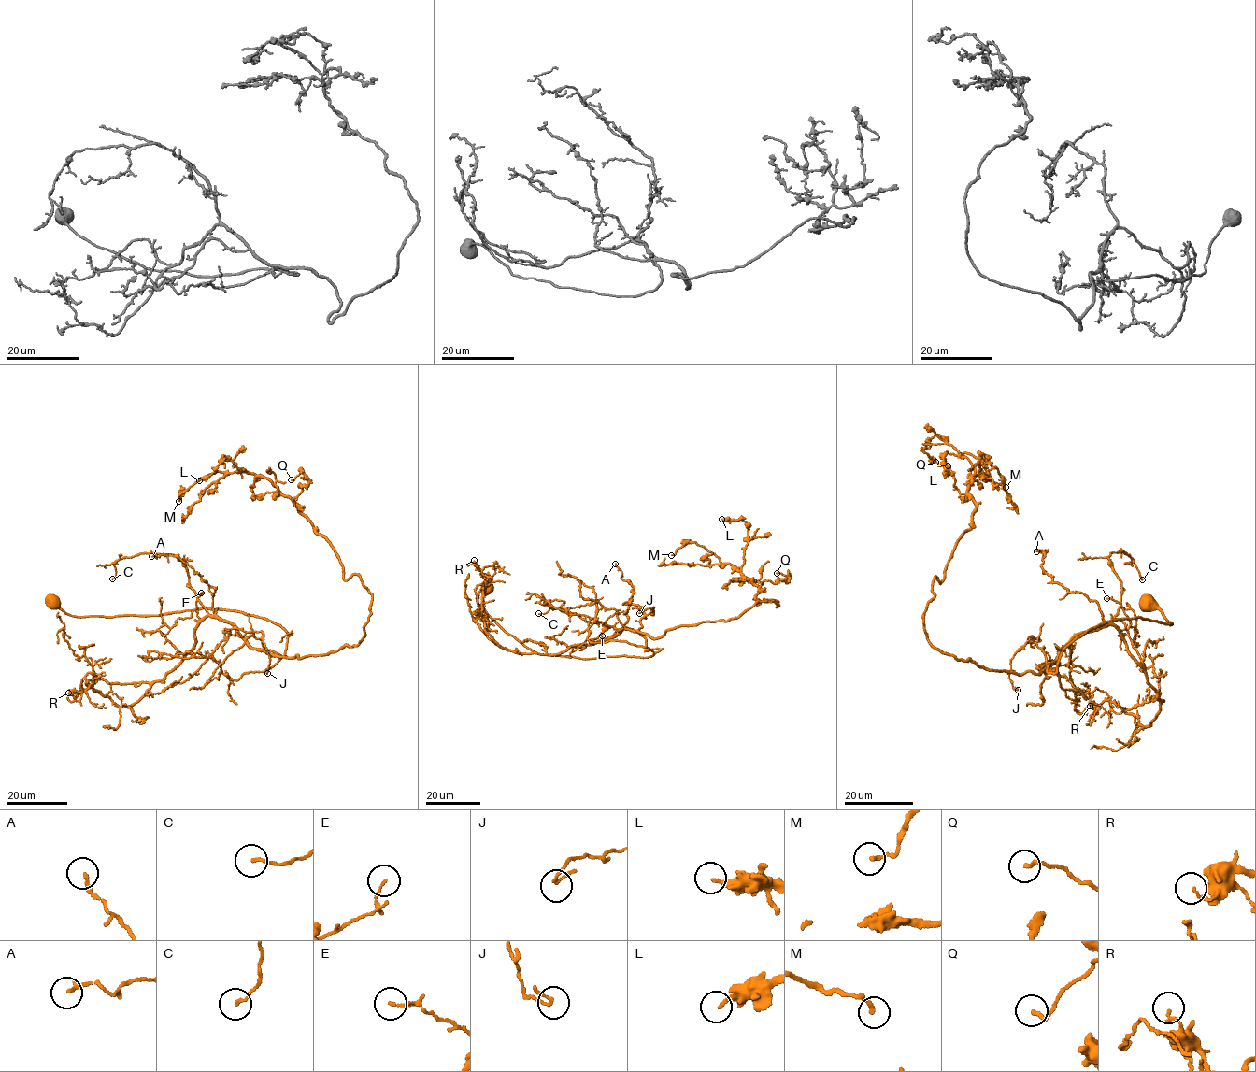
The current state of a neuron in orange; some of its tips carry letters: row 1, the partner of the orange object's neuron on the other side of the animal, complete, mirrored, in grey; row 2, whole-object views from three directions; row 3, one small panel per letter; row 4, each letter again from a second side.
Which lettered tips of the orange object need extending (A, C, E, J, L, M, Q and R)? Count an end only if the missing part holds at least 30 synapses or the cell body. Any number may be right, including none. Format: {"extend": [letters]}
{"extend": []}

